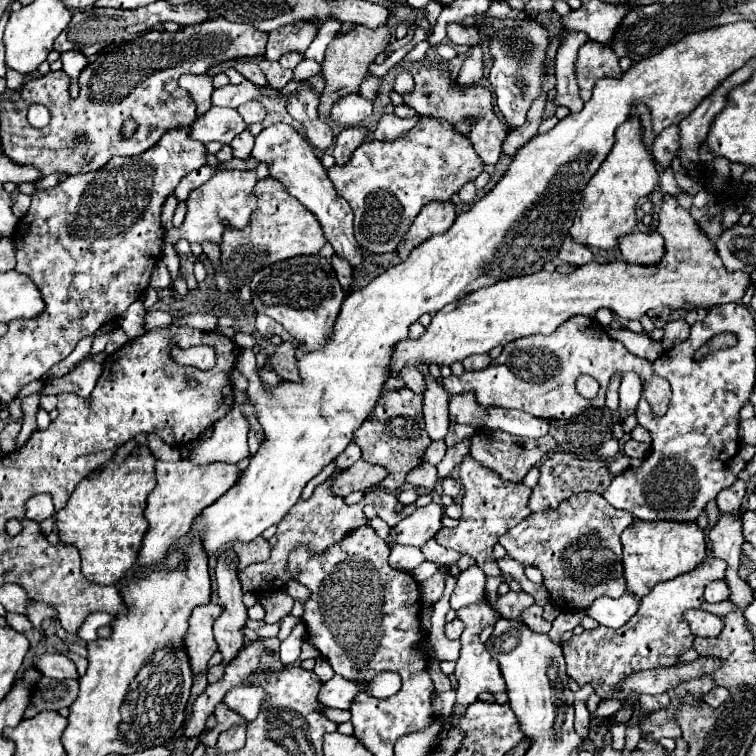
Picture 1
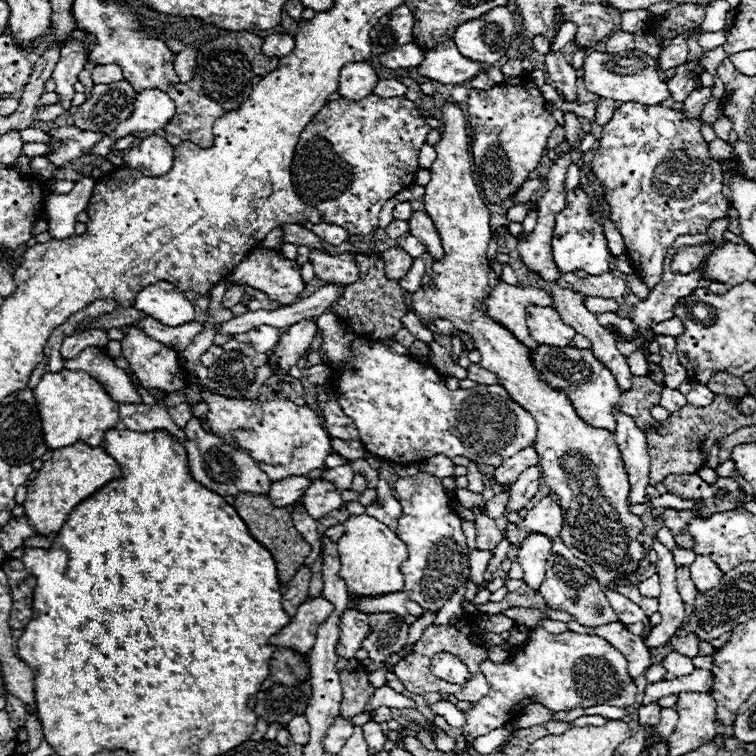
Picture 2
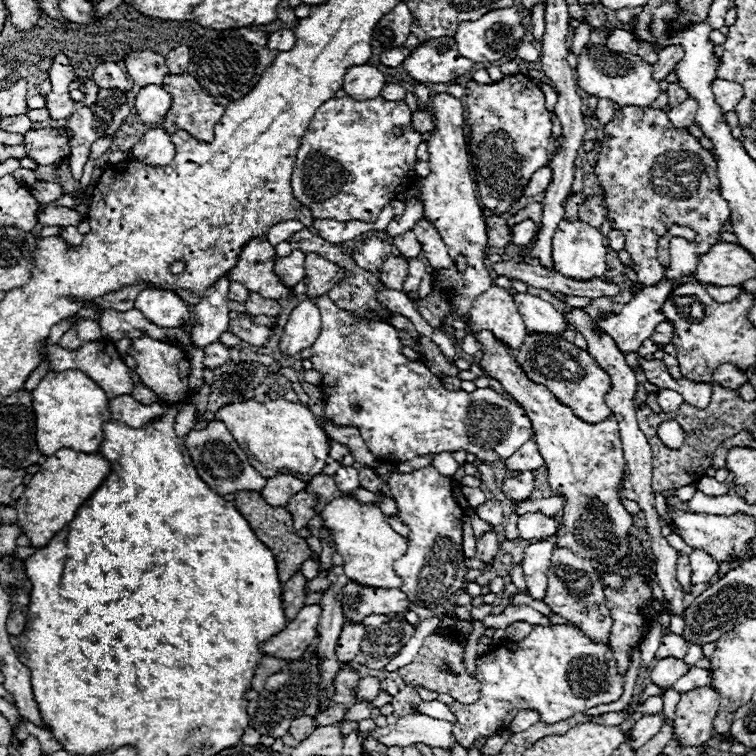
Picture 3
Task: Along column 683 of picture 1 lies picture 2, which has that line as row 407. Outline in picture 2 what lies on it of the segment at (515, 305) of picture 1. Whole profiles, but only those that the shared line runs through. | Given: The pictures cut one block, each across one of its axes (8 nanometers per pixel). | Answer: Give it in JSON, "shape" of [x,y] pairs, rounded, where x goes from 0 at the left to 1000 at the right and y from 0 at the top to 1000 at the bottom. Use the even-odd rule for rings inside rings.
{"shape":[[[265,511],[265,526],[275,534],[275,561],[286,577],[296,577],[302,587],[315,587],[339,611],[365,616],[365,635],[381,630],[405,630],[407,624],[426,619],[429,606],[439,598],[437,577],[426,566],[423,550],[407,537],[394,537],[384,529],[360,532],[323,532],[296,526],[275,513]]]}

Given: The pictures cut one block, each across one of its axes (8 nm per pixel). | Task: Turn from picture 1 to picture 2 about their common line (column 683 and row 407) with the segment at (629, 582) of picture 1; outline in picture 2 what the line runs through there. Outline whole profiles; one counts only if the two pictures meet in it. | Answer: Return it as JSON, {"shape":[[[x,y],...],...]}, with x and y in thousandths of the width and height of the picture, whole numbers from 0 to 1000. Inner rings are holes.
{"shape":[[[590,138],[587,146],[585,185],[574,193],[579,209],[571,217],[571,238],[563,246],[561,275],[574,291],[582,310],[587,341],[571,349],[569,378],[553,381],[545,394],[545,407],[561,423],[587,421],[606,437],[619,442],[627,460],[635,466],[635,484],[653,492],[661,508],[672,516],[680,532],[693,537],[712,561],[712,579],[706,595],[712,614],[728,651],[746,672],[746,698],[741,701],[743,717],[762,733],[762,738],[778,743],[788,757],[796,775],[815,772],[823,762],[839,757],[847,741],[854,735],[844,709],[852,701],[849,688],[833,677],[833,638],[825,622],[820,595],[812,574],[778,563],[759,542],[746,516],[730,513],[714,503],[714,492],[704,481],[701,460],[693,458],[664,429],[643,418],[643,394],[651,381],[661,376],[659,362],[648,354],[643,328],[651,312],[648,280],[627,243],[626,206],[620,201],[622,183],[616,180],[616,156],[603,138]],[[603,386],[619,386],[619,392],[601,392]],[[624,389],[624,392],[622,392]]]}

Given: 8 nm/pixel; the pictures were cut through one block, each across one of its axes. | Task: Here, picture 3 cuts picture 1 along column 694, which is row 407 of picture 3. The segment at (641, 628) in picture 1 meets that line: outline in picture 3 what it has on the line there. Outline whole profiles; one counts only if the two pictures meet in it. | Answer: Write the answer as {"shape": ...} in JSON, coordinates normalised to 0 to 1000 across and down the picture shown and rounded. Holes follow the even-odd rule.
{"shape":[[[696,442],[693,452],[685,463],[677,466],[688,487],[704,500],[704,505],[714,505],[741,526],[749,537],[757,537],[757,545],[772,558],[796,558],[807,542],[799,532],[802,519],[807,516],[807,497],[783,476],[775,463],[762,460],[757,452],[733,444],[733,442]]]}

